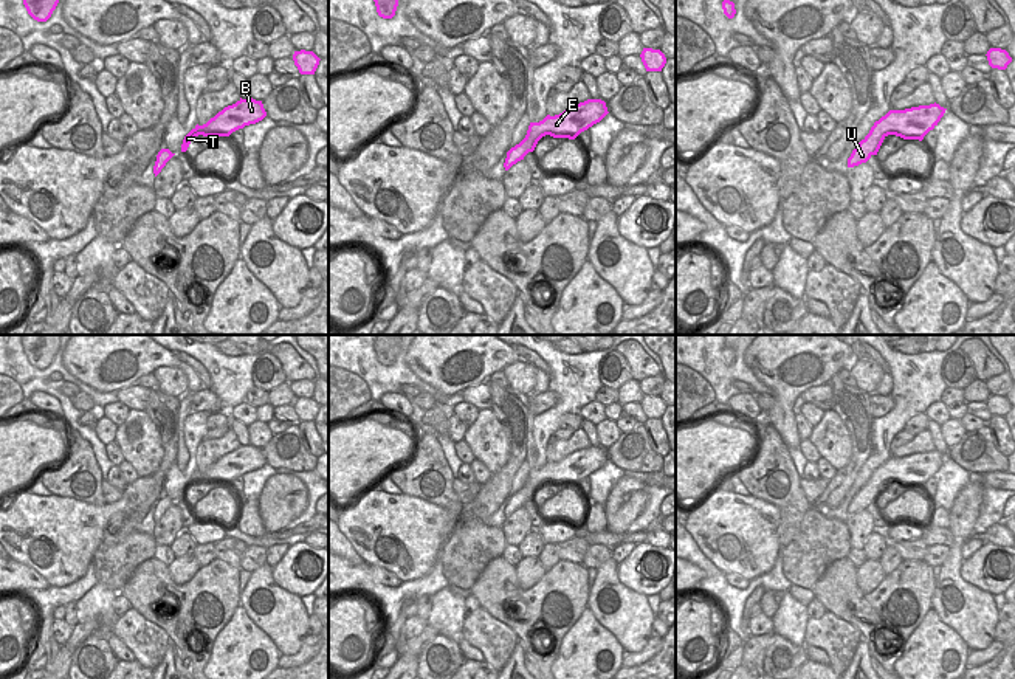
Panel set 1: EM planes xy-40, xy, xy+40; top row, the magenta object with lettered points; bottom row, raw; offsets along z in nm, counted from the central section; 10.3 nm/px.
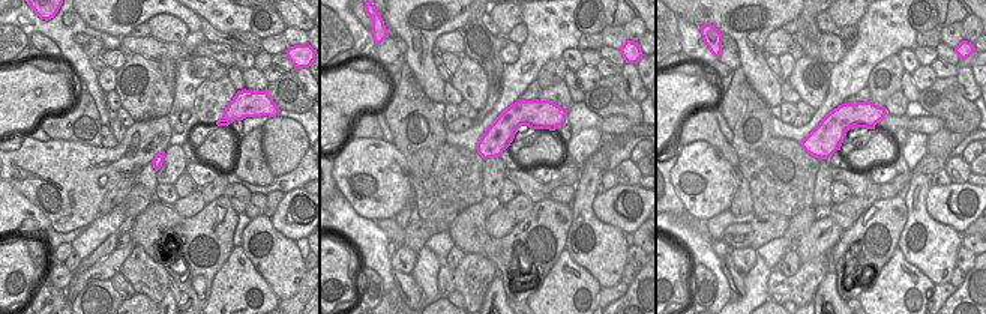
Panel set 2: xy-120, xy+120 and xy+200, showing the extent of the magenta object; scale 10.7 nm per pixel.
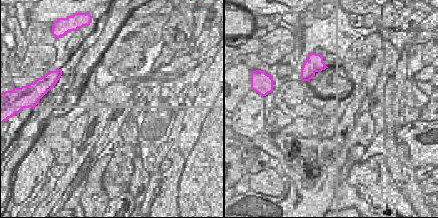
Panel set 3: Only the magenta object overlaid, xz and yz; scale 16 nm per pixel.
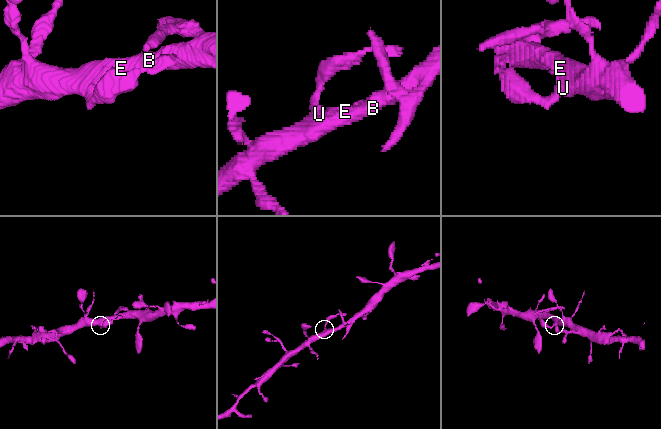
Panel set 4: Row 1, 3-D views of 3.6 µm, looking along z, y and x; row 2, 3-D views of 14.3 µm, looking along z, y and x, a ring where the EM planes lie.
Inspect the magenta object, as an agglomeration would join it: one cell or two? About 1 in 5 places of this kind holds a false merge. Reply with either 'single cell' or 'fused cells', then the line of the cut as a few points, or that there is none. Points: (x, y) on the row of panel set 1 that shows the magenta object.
single cell; cut none

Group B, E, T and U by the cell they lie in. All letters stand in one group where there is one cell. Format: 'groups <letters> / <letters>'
groups B E T U

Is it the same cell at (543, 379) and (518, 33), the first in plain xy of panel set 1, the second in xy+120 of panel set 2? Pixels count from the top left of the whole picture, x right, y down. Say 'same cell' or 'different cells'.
same cell

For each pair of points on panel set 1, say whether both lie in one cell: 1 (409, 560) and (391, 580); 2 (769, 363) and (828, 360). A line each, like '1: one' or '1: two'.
1: two
2: one

